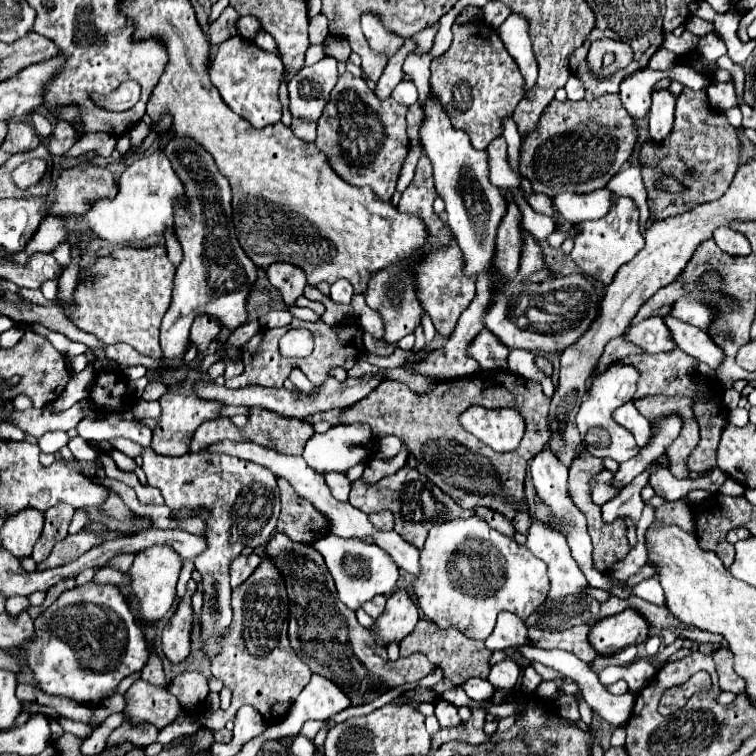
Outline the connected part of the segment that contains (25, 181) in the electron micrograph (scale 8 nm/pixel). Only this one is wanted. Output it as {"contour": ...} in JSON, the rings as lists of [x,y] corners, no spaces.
{"contour":[[[32,159],[16,167],[12,177],[18,187],[30,187],[44,177],[44,171],[46,171],[46,163],[42,163],[42,159]]]}

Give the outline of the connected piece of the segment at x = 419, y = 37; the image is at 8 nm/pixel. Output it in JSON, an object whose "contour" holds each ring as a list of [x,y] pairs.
{"contour":[[[438,25],[426,27],[424,31],[412,35],[412,39],[418,43],[418,47],[416,47],[414,53],[428,53],[428,51],[432,49],[432,41],[434,41],[434,37],[436,37],[436,31],[438,31]]]}

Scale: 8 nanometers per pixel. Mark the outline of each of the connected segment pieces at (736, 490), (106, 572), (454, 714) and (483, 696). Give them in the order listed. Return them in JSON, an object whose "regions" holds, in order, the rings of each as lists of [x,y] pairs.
{"regions":[[[[728,477],[723,486],[718,490],[718,493],[729,496],[744,496],[744,486]]],[[[102,567],[94,577],[92,577],[94,583],[128,583],[128,575],[118,571],[118,569],[112,569],[112,567]]],[[[440,699],[440,701],[436,703],[436,711],[434,711],[434,715],[438,717],[438,723],[440,723],[442,727],[454,727],[454,725],[460,723],[456,705],[452,705],[452,703],[444,701],[444,699]]],[[[470,679],[462,685],[462,689],[466,691],[466,695],[472,699],[472,701],[486,701],[492,697],[494,693],[494,687],[488,683],[488,681],[482,681],[482,679]]]]}

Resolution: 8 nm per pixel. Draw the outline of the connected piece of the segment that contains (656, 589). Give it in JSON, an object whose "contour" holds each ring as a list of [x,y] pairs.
{"contour":[[[652,577],[644,583],[638,583],[636,587],[632,587],[632,595],[638,595],[642,597],[644,601],[650,601],[650,603],[656,603],[656,605],[664,605],[666,607],[666,597],[664,597],[664,591],[658,583],[658,579]]]}

